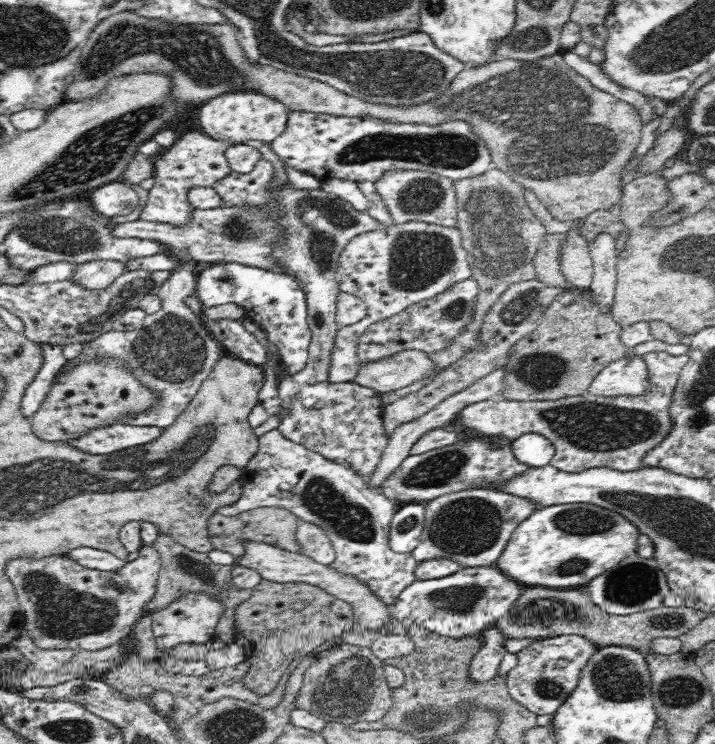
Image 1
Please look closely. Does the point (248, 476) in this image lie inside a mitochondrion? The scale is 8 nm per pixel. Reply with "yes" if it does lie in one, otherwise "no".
no

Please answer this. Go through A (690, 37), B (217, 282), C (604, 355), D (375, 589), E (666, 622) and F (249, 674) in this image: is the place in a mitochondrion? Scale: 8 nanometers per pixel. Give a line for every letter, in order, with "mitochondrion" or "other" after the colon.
A: mitochondrion
B: other
C: other
D: other
E: mitochondrion
F: other

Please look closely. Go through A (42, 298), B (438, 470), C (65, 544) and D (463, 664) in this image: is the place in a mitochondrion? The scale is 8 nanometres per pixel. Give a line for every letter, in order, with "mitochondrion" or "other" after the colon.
A: other
B: mitochondrion
C: other
D: other

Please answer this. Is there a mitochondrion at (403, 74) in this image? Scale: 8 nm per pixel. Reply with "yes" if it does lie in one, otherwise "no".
yes

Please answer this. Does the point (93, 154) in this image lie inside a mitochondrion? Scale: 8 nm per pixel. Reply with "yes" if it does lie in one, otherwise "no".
yes

